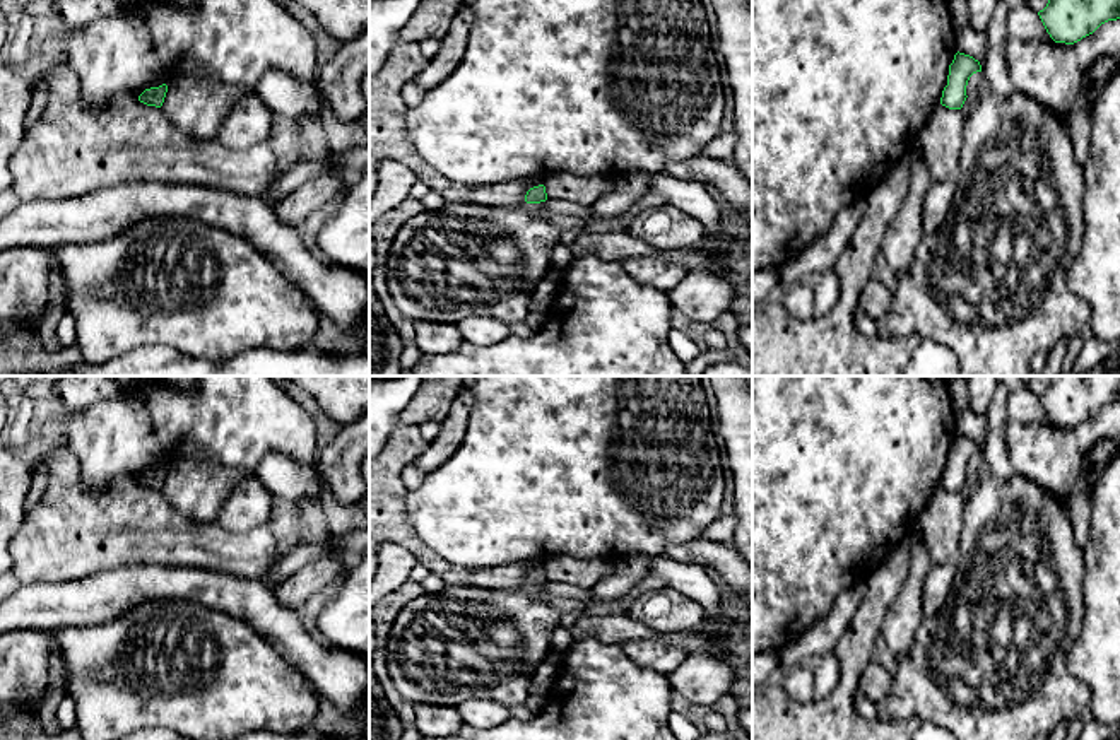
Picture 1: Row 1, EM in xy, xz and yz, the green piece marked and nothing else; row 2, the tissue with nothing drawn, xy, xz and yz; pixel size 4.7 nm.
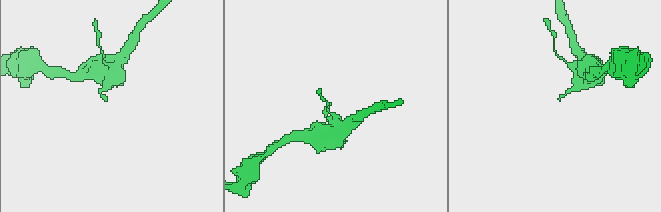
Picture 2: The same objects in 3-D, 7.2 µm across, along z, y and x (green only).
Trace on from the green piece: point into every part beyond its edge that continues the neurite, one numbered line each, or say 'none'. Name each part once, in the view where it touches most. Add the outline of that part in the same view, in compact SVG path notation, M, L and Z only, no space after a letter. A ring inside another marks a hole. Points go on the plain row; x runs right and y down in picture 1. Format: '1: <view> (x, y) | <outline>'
none

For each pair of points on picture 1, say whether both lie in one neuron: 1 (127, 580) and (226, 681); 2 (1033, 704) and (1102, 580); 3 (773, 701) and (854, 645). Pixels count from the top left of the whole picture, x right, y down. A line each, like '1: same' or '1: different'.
1: different
2: different
3: same

